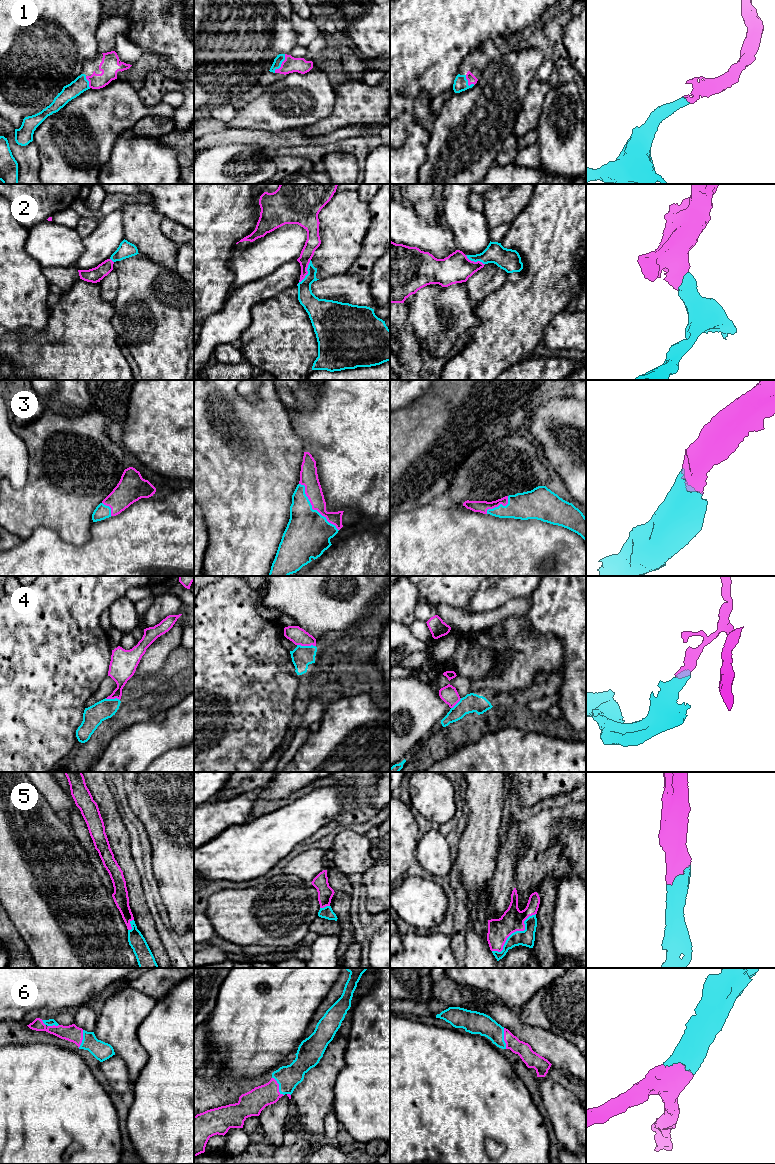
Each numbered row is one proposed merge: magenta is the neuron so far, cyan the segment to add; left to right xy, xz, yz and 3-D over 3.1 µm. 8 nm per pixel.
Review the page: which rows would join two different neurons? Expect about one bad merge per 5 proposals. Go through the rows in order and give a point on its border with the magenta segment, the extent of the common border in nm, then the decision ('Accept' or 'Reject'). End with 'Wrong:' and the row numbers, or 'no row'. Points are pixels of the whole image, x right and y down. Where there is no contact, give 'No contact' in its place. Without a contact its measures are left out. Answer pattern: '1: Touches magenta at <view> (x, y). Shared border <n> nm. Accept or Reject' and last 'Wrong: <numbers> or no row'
1: Touches magenta at xz (281, 64). Shared border 180 nm. Accept
2: Touches magenta at xz (307, 271). Shared border 220 nm. Accept
3: Touches magenta at xz (312, 508). Shared border 500 nm. Accept
4: Touches magenta at xz (306, 645). Shared border 150 nm. Reject
5: Touches magenta at yz (514, 931). Shared border 460 nm. Accept
6: Touches magenta at xz (278, 1086). Shared border 180 nm. Accept
Wrong: 4

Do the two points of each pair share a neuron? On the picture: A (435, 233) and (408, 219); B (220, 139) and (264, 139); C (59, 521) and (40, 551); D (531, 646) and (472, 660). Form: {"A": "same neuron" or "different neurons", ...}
{"A": "same neuron", "B": "same neuron", "C": "different neurons", "D": "same neuron"}

